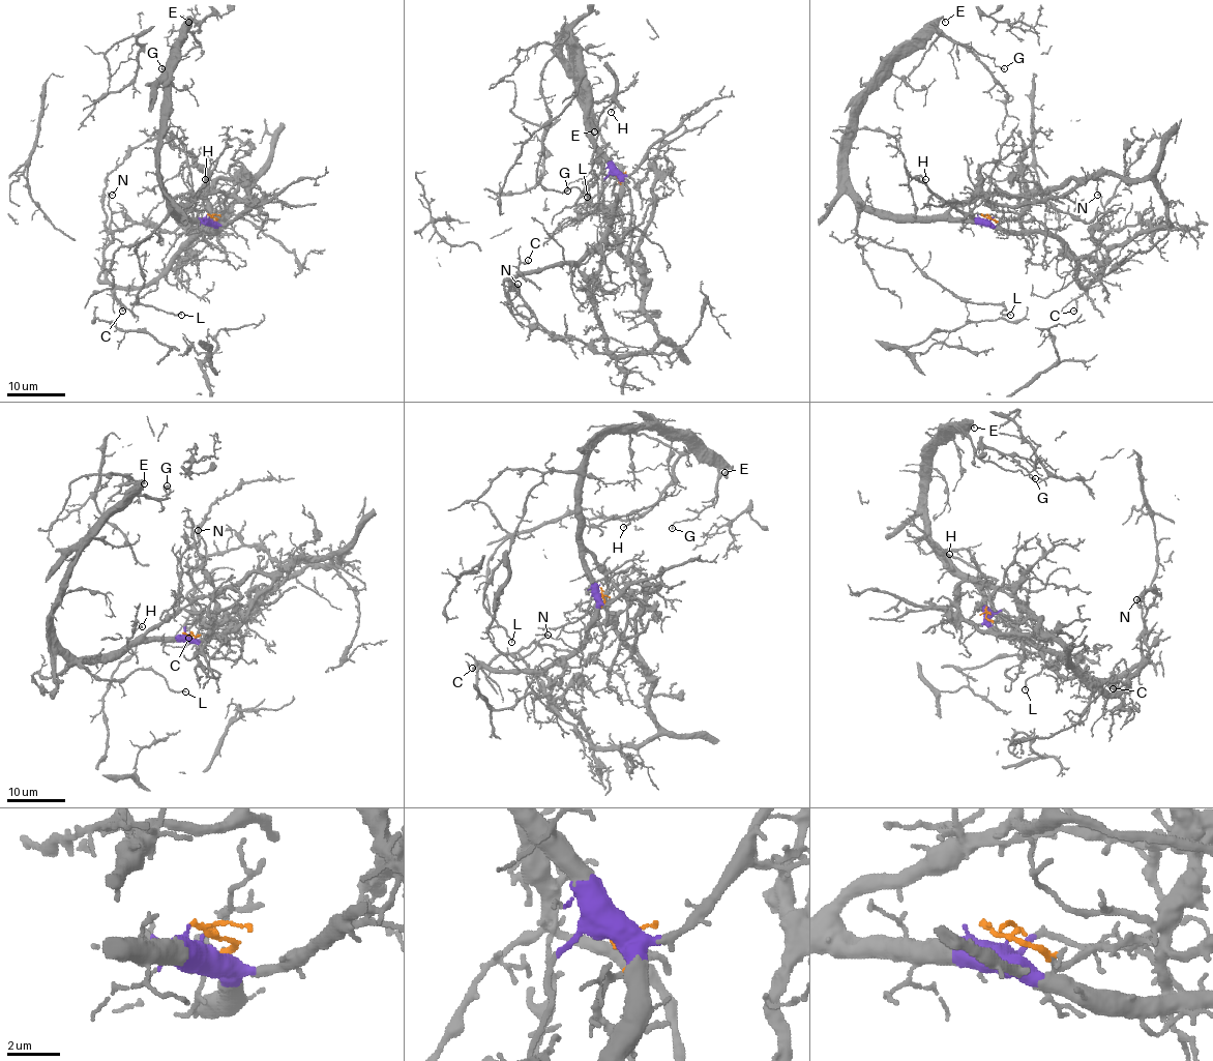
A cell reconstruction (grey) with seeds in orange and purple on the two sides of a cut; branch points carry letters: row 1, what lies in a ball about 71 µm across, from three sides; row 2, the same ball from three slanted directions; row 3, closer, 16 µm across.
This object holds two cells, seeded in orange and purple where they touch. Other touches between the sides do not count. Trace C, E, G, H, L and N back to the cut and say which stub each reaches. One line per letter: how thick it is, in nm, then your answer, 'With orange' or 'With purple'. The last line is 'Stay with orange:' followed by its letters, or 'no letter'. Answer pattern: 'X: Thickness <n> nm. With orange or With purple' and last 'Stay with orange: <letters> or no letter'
C: Thickness 150 nm. With purple
E: Thickness 150 nm. With purple
G: Thickness 150 nm. With purple
H: Thickness 130 nm. With purple
L: Thickness 120 nm. With purple
N: Thickness 190 nm. With purple
Stay with orange: no letter

